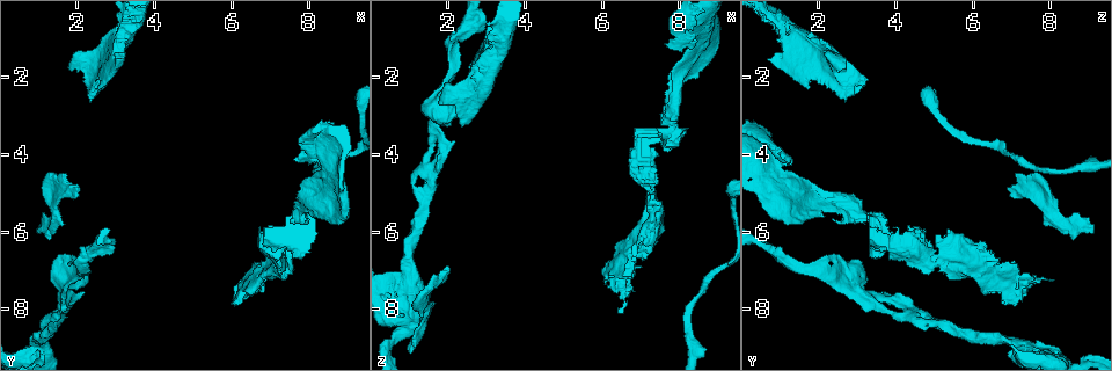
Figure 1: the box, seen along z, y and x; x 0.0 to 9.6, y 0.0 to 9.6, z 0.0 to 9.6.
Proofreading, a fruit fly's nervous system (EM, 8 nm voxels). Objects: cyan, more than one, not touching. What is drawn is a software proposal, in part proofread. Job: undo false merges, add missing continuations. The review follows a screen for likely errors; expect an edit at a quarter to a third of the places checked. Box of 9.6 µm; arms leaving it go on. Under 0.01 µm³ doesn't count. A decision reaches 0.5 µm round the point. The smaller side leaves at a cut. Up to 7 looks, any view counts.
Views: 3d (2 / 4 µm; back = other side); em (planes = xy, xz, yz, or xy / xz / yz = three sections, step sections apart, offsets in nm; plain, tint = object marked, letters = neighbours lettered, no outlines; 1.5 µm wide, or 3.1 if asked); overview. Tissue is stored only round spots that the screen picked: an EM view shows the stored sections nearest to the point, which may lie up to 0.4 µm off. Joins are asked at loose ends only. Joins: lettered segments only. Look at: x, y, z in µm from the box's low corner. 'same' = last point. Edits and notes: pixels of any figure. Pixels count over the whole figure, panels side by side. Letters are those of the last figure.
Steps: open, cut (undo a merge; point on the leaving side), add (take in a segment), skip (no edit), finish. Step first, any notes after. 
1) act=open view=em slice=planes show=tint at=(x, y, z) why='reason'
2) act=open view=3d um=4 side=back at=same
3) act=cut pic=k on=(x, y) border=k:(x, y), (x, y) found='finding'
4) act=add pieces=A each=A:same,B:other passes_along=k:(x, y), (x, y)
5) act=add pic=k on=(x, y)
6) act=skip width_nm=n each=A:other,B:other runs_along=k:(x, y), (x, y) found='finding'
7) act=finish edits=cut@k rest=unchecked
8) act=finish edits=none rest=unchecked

act=open view=em slice=xz step=4 show=tint at=(1.40, 5.40, 7.95) why='abrupt turn'

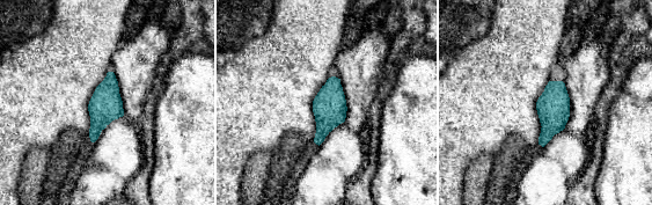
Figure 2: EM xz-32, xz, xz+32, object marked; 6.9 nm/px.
act=open view=em slice=xz step=4 show=letters at=same

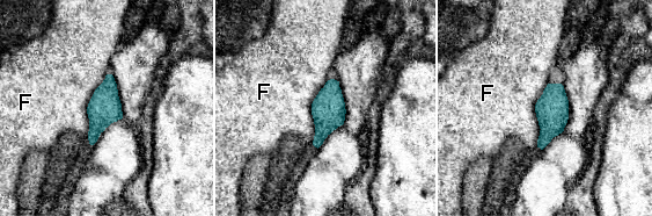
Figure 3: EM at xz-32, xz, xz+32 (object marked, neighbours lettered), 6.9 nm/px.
act=skip each=F:other found='continuous, no second neuron'

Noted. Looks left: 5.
act=open view=em slice=yz step=8 show=letters at=(7.75, 5.50, 2.90) why='sharp bend'

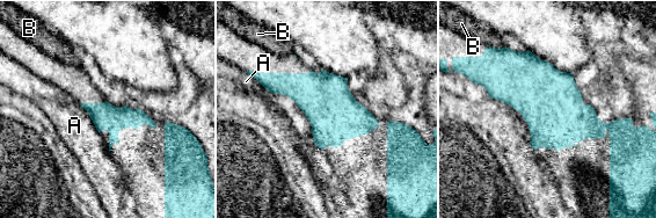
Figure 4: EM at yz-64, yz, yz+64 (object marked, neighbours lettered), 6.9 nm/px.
act=skip each=A:other,B:other border=4:(79, 104), (88, 114), (100, 135) found='all the same neuron'

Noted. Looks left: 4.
act=open view=em slice=planes show=tint at=(2.20, 6.55, 0.85) why='branch point'

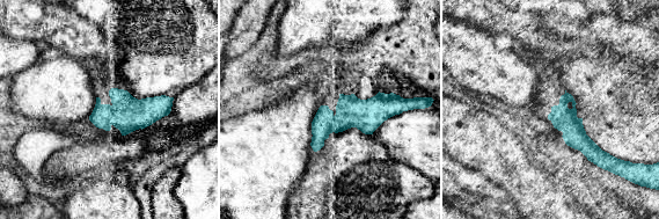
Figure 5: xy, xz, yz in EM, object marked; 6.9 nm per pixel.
act=open view=em slice=planes show=letters at=same why='what lies round it'

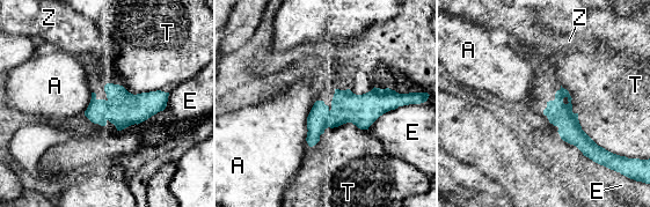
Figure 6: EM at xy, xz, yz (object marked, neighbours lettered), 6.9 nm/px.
act=skip longest_contact=T:380nm each=A:other,E:other,T:other,Z:other runs_along=6:(395, 100), (343, 109), (309, 140) found='continuous, no second neuron'

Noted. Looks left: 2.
act=finish edits=none rest=unchecked

